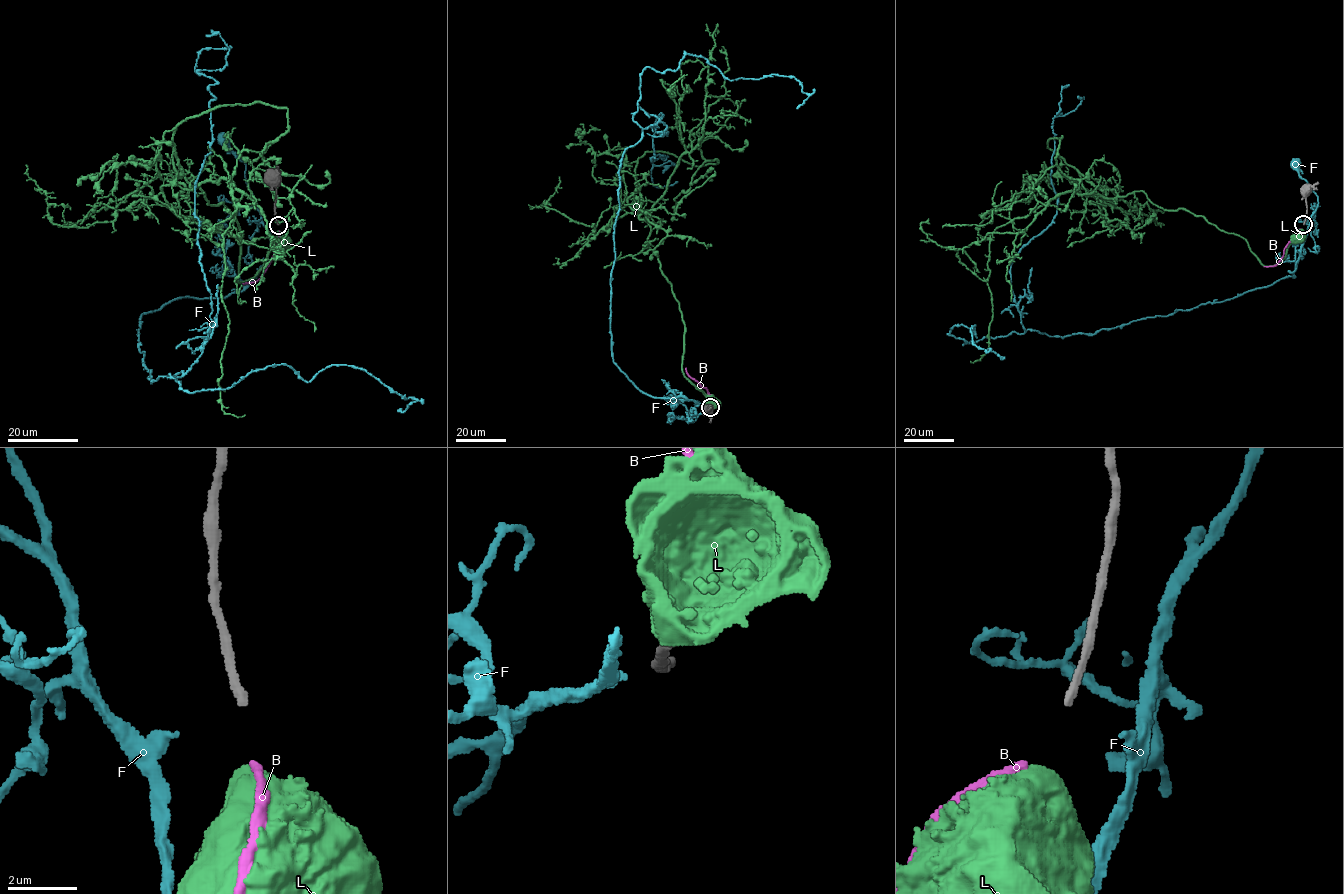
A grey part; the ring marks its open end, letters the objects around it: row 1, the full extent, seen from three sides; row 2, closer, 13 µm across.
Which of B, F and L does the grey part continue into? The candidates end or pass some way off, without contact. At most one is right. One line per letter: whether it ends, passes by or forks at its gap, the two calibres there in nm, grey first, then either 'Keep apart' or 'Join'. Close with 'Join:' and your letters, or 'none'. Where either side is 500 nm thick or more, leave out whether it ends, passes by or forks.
B: It ends there. Thickness 240 nm (grey) against 240 nm. Join
F: It ends there. Thickness 240 nm (grey) against 280 nm. Keep apart
L: Thickness 240 nm (grey) against 750 nm. Keep apart
Join: B

